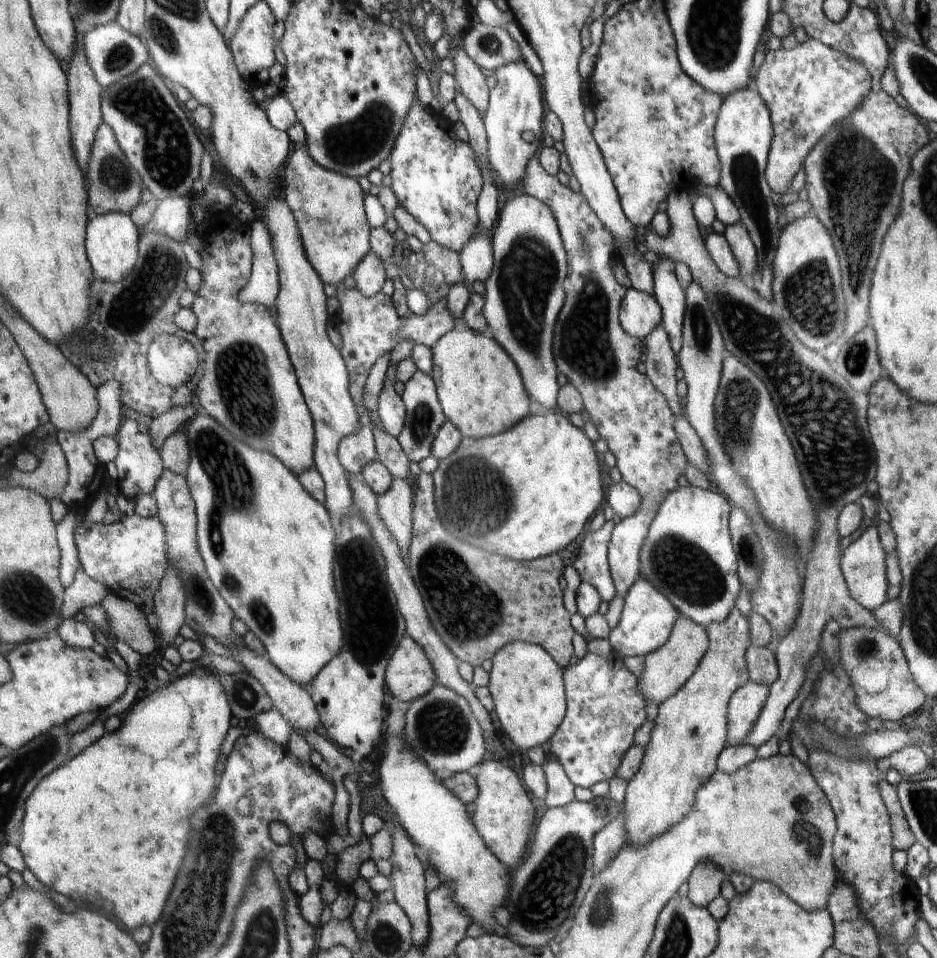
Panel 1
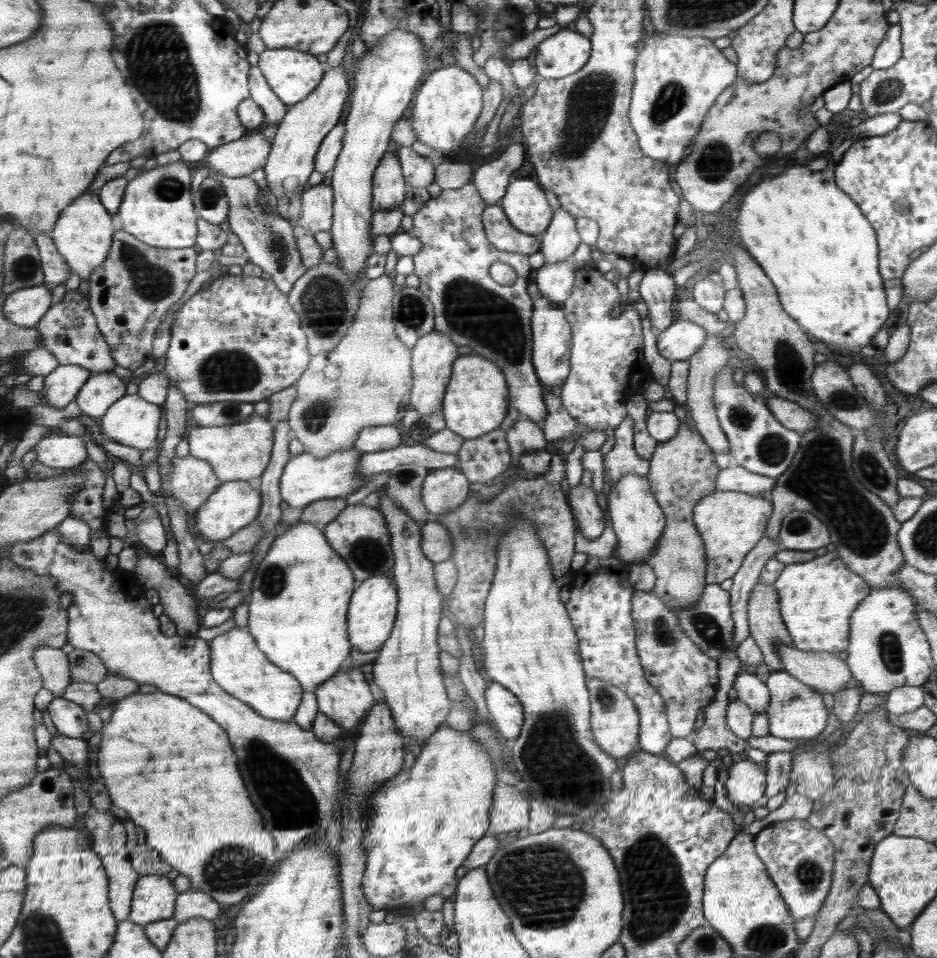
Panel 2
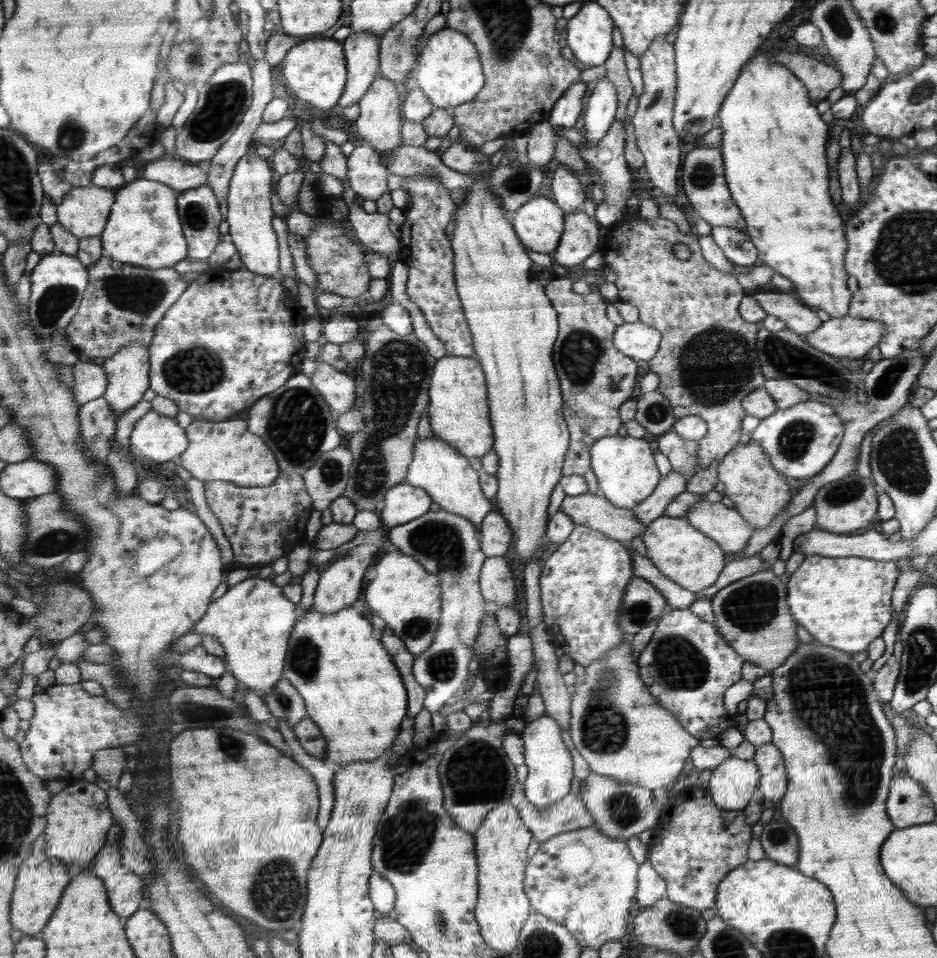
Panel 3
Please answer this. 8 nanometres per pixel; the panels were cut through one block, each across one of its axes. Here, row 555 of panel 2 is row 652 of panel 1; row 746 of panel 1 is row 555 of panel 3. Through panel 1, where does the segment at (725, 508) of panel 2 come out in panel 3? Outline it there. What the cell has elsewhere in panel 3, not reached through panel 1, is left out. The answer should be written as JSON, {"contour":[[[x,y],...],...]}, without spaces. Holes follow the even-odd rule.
{"contour":[[[664,515],[654,520],[647,526],[642,540],[646,546],[646,557],[653,562],[656,569],[695,594],[712,587],[727,564],[727,556],[722,546],[707,533],[694,528],[683,516]]]}

